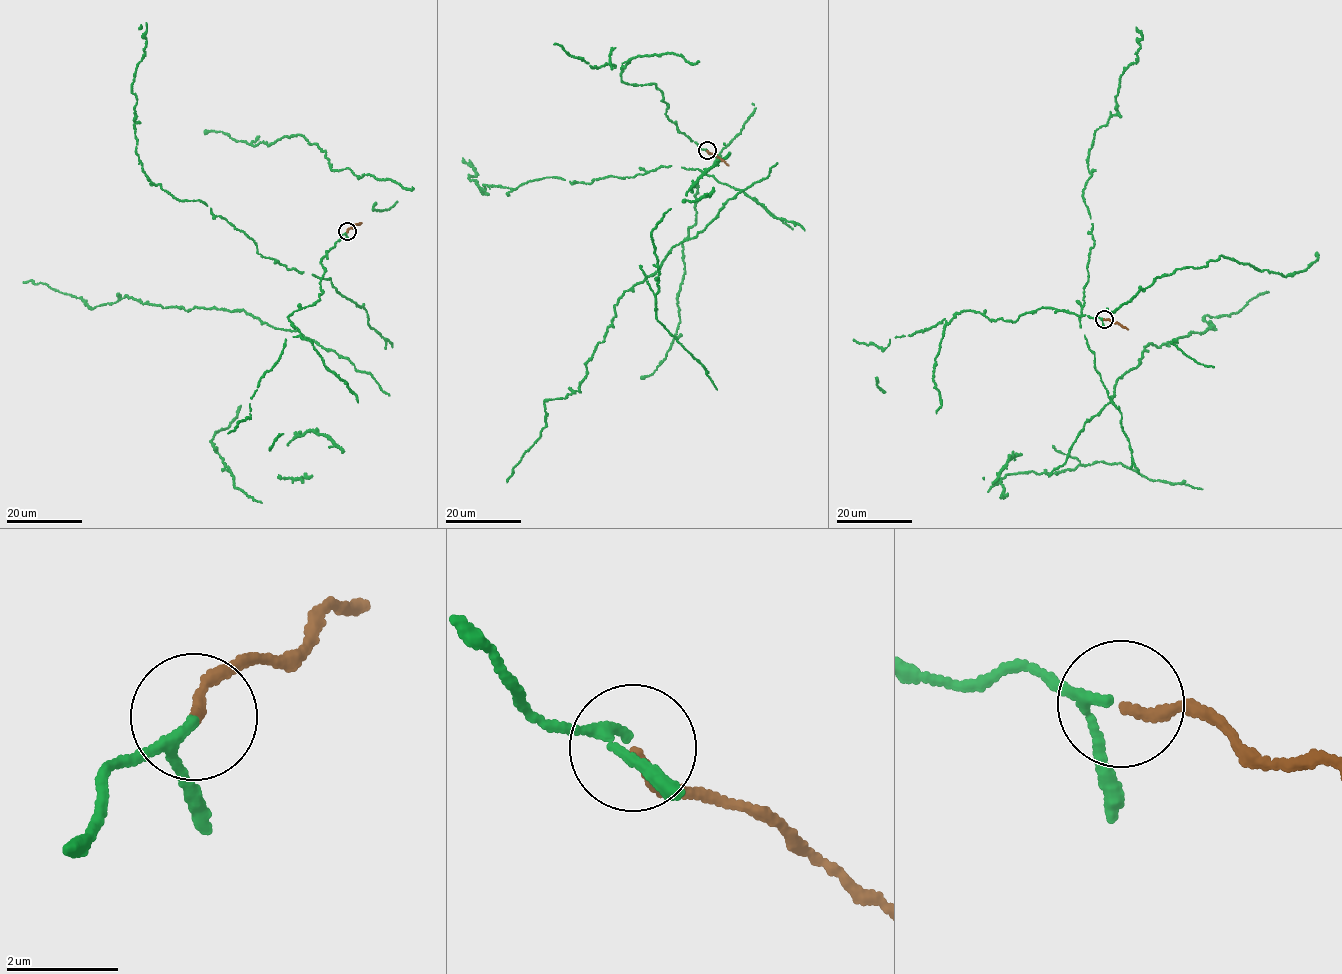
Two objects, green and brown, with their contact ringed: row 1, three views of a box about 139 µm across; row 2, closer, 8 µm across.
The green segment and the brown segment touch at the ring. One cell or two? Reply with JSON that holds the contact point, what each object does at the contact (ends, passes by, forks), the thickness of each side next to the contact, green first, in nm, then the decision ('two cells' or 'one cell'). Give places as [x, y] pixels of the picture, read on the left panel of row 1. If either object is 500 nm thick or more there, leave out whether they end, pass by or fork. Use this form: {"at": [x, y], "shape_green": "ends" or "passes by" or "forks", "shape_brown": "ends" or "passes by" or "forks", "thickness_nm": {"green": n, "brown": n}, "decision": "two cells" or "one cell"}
{"at": [347, 231], "shape_green": "passes by", "shape_brown": "ends", "thickness_nm": {"green": 140, "brown": 180}, "decision": "one cell"}

